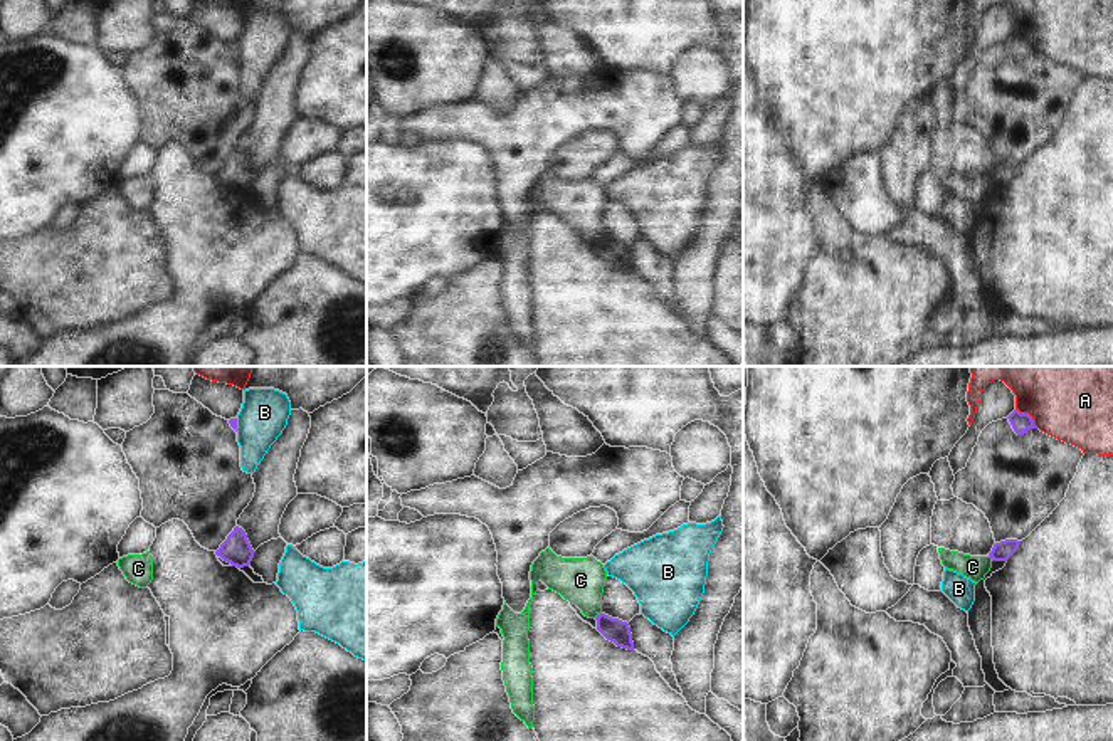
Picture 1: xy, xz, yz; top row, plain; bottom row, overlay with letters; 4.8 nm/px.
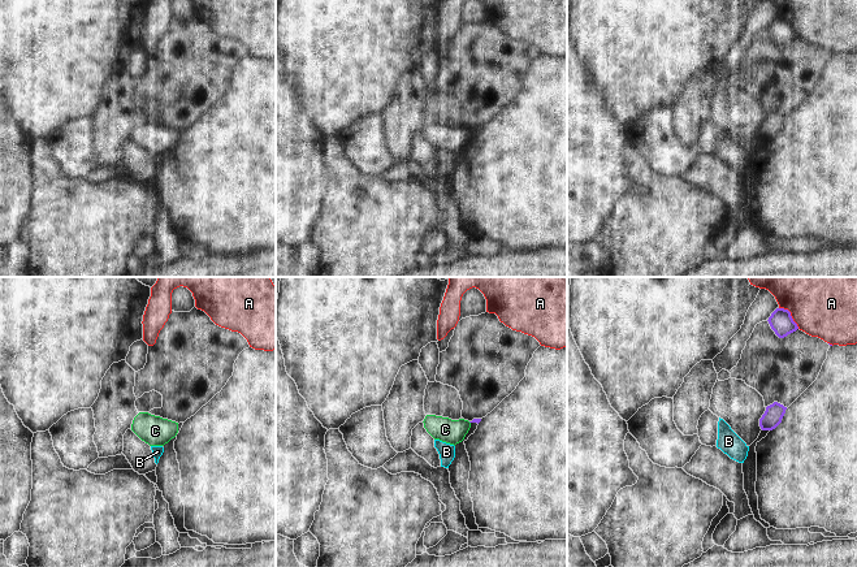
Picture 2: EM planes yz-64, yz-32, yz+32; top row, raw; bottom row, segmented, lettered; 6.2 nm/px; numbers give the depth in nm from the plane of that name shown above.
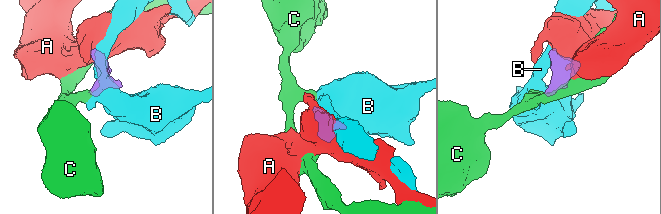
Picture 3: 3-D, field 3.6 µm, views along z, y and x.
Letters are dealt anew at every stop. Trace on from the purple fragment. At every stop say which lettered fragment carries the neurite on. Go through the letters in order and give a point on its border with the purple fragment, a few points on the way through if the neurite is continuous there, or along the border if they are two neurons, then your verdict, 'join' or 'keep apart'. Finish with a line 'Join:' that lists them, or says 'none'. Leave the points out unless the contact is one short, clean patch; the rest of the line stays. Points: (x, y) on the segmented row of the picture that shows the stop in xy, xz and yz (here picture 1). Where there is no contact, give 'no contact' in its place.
A: yz (1029, 415) | keep apart
B: xy (236, 425) | along xy (237, 419), (236, 430) | keep apart
C: xz (599, 615) | along xz (601, 612), (596, 619) | keep apart
Join: none

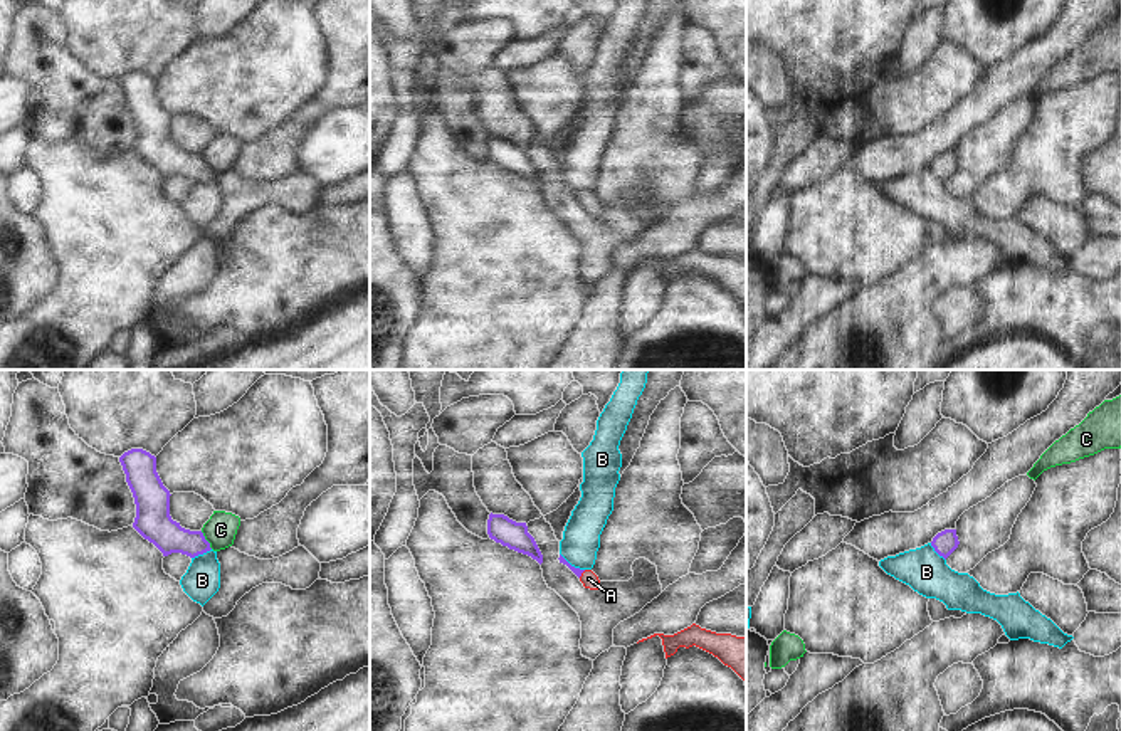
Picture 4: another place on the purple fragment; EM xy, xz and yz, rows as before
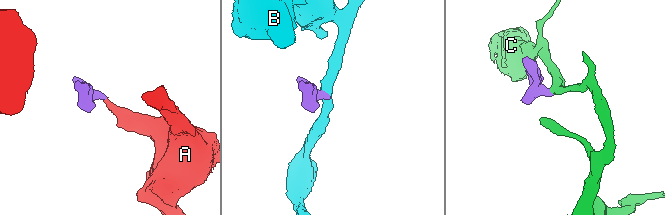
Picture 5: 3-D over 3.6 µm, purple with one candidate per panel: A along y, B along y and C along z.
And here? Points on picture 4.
A: xz (582, 572) | across xz (577, 572), (582, 572), (589, 578) | join
B: xy (200, 553) | along xy (210, 548), (192, 558) | keep apart
C: xy (205, 540) | along xy (200, 531), (212, 548) | keep apart
Join: A

